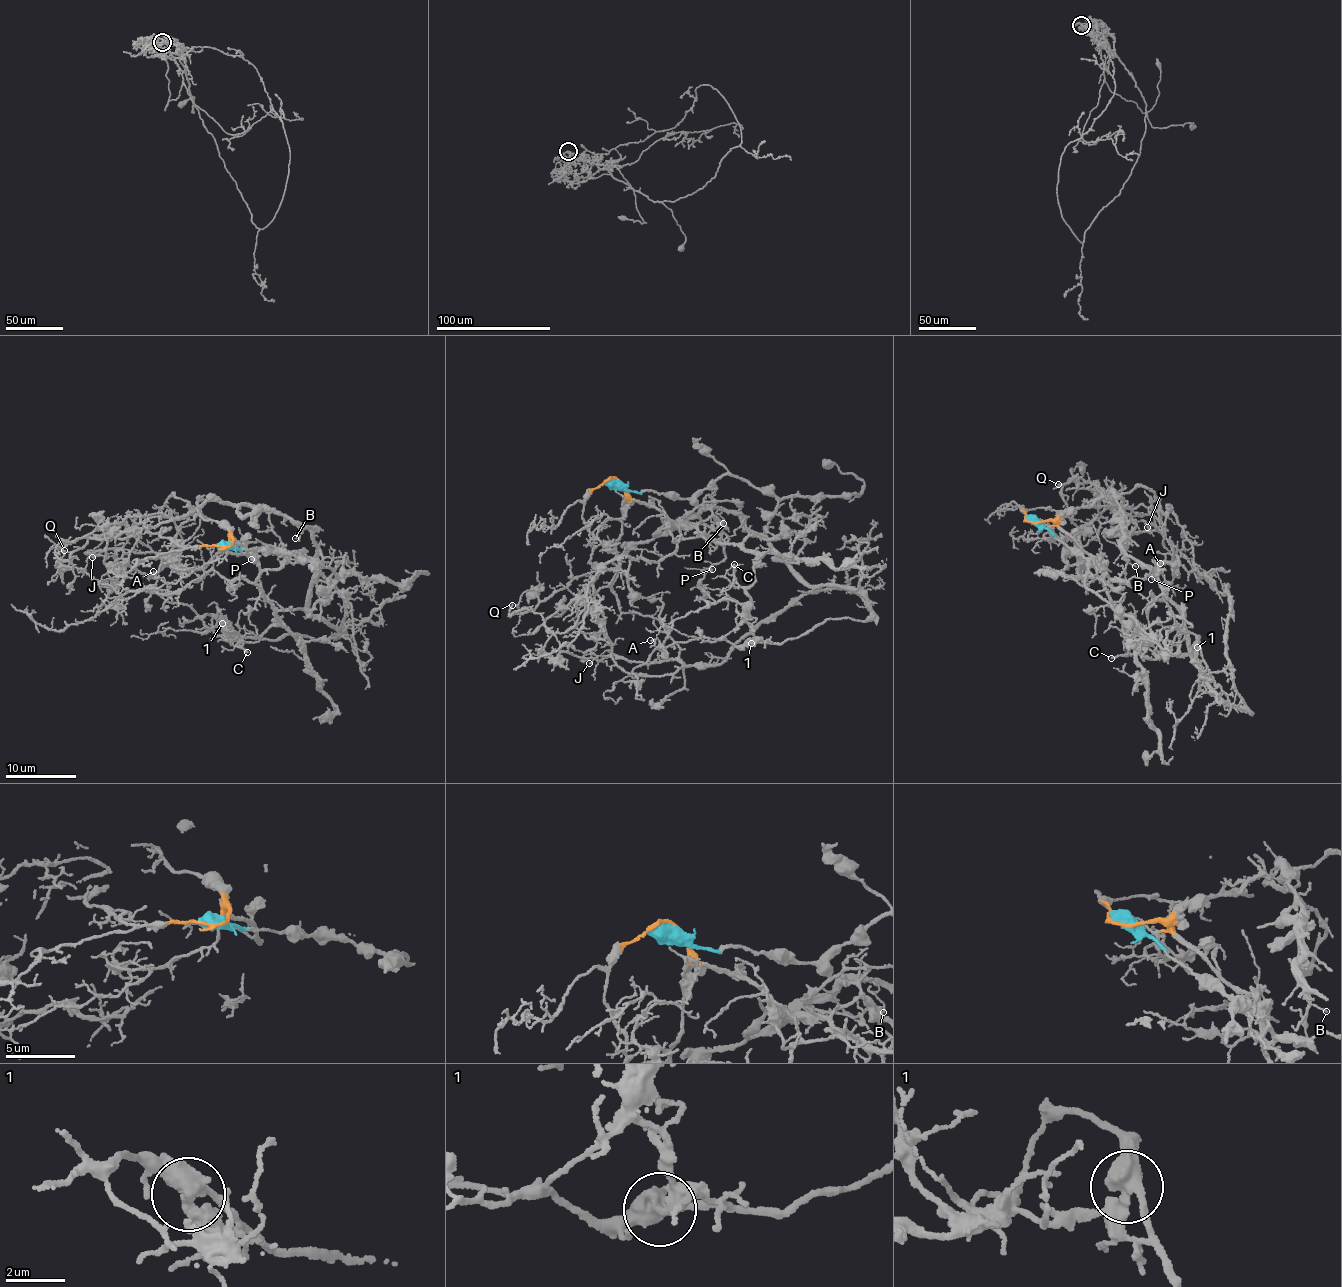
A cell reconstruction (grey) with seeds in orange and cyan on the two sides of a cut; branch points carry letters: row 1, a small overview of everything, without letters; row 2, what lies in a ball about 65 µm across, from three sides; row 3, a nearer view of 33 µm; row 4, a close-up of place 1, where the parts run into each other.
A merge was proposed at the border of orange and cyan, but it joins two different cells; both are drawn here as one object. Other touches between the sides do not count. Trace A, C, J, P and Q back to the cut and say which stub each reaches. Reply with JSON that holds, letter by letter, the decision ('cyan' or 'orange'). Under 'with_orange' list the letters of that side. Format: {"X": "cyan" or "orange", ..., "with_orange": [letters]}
{"A": "cyan", "C": "orange", "J": "cyan", "P": "orange", "Q": "cyan", "with_orange": ["C", "P"]}

